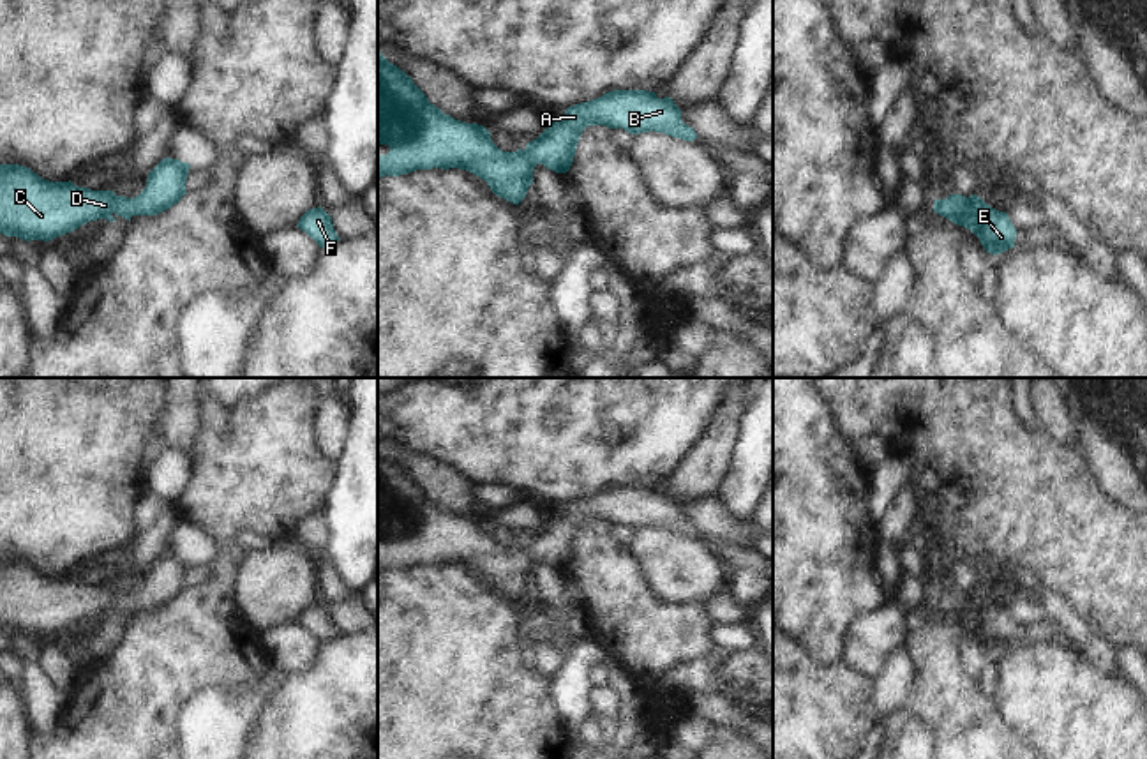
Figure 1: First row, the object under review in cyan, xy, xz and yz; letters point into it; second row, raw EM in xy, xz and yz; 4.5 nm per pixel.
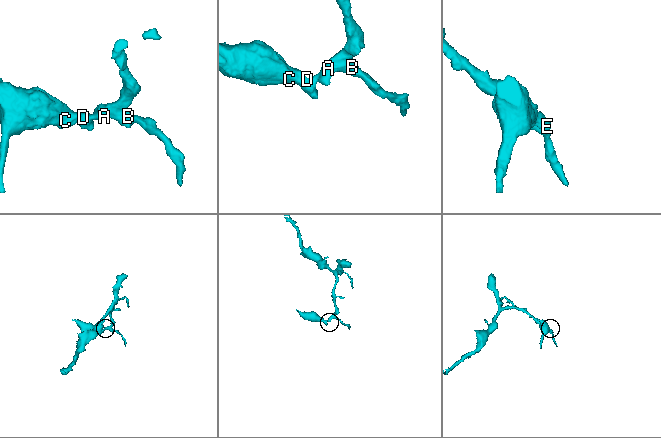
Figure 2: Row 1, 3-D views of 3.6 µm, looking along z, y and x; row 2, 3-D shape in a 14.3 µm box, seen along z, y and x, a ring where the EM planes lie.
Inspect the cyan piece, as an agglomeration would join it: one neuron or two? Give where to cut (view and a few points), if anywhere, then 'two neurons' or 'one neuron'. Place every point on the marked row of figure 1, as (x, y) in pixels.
no cut; one neuron

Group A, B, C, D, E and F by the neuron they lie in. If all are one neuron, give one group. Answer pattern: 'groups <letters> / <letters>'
groups A B C D E F

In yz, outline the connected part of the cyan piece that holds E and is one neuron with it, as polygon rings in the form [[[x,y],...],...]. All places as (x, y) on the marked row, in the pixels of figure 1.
[[[951,194],[933,201],[933,212],[971,229],[986,252],[1001,254],[1015,247],[1016,229],[1006,212],[986,205],[979,196]]]

